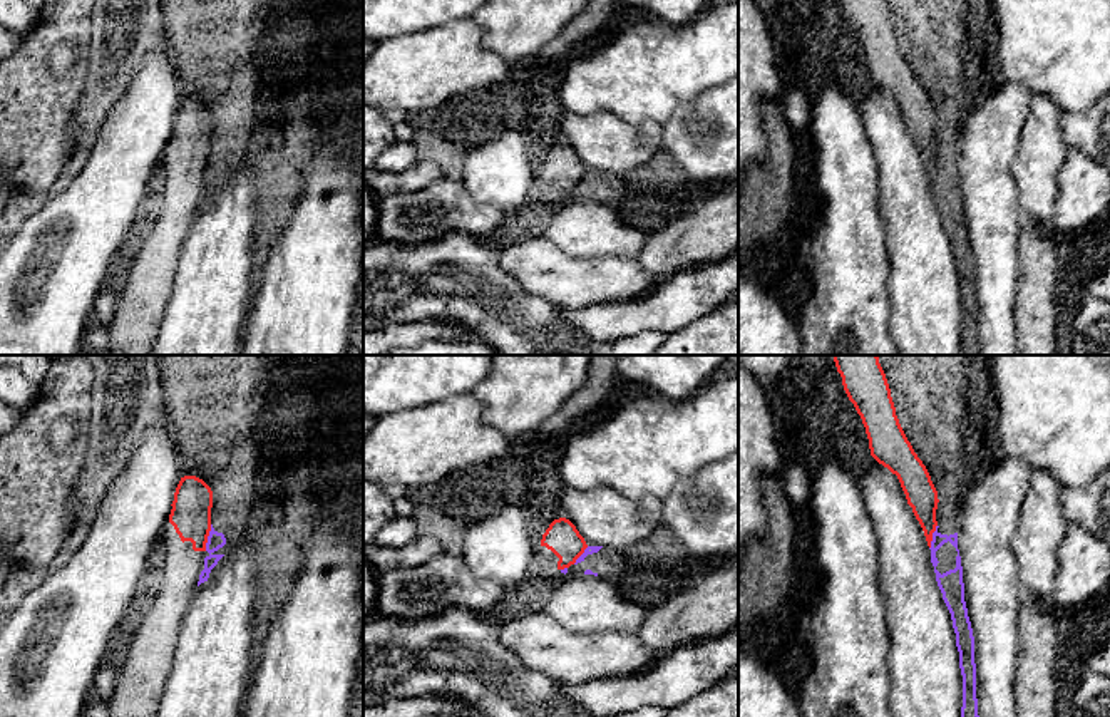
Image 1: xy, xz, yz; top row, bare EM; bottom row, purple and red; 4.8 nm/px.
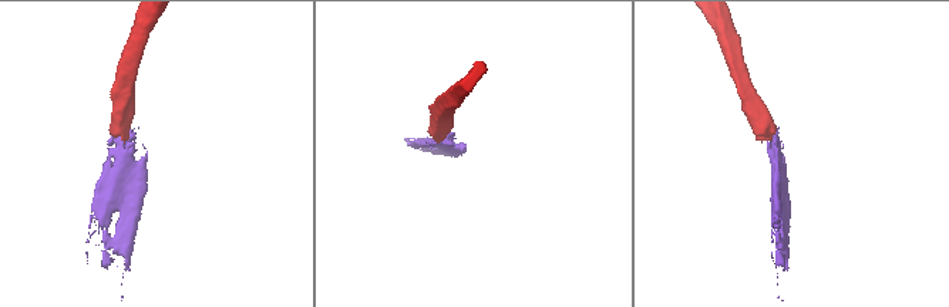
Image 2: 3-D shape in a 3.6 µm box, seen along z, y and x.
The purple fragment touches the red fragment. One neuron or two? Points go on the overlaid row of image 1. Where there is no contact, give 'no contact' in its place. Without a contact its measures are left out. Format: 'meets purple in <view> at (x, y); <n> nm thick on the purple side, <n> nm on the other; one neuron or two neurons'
meets purple in xy at (208, 538); 80 nm thick on the purple side, 190 nm on the other; two neurons

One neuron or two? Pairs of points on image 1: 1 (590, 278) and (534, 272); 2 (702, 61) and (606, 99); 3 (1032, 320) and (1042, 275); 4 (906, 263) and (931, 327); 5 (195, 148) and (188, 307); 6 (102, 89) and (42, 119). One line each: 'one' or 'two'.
1: one
2: one
3: one
4: one
5: two
6: two

